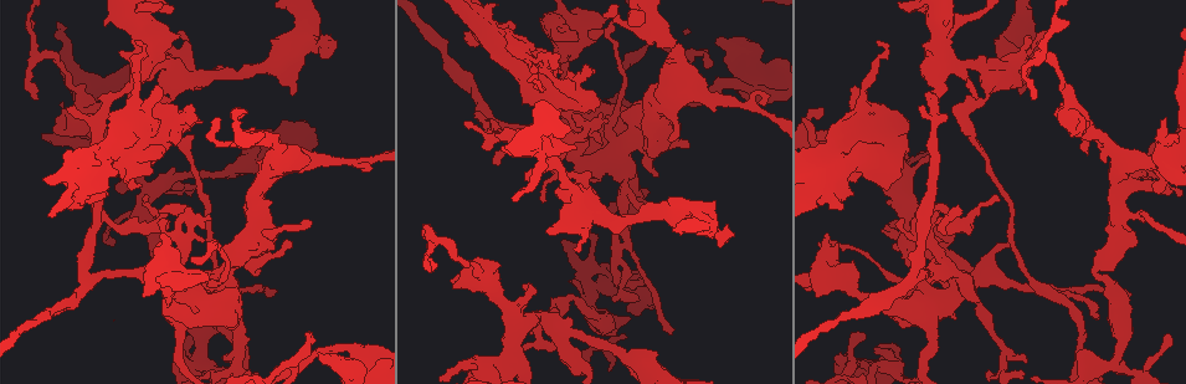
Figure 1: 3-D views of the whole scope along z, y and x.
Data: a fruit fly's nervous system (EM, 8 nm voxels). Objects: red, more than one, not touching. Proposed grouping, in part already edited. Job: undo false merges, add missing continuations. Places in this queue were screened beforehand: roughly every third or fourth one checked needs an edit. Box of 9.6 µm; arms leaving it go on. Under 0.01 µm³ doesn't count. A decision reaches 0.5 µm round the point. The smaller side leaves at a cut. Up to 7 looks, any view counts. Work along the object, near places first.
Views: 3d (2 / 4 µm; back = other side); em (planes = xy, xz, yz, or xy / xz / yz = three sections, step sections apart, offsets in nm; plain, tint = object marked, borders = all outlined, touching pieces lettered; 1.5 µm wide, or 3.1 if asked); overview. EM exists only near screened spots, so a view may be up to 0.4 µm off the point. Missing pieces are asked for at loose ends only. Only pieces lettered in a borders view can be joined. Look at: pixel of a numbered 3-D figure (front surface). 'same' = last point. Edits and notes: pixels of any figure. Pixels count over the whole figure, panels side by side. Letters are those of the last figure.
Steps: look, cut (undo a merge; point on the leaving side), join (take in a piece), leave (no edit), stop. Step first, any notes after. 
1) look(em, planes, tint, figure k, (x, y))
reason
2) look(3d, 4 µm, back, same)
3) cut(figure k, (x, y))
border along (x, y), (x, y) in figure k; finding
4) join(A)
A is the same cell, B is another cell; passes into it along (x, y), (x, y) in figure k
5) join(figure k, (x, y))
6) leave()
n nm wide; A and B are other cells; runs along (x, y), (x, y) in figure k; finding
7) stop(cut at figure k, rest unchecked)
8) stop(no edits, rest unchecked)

look(em, yz, step 4, plain, figure 1, (613, 274))

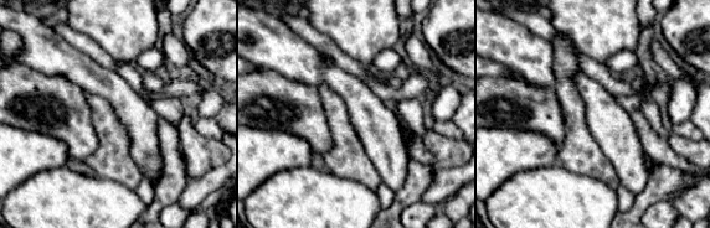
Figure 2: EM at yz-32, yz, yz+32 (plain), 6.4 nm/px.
look(em, yz, step 4, borders, same)

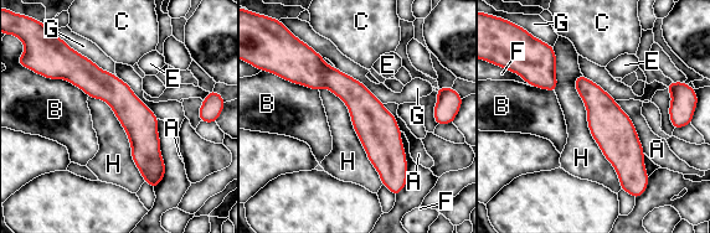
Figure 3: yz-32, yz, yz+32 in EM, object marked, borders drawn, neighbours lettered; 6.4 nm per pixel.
leave()
200 nm wide; A, B, C, E, F, G and H are other cells; runs along (289, 72), (334, 79), (402, 159) in figure 3; continuous, no second neuron

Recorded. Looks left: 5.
look(3d, 4 µm, figure 1, (630, 230))
an open end

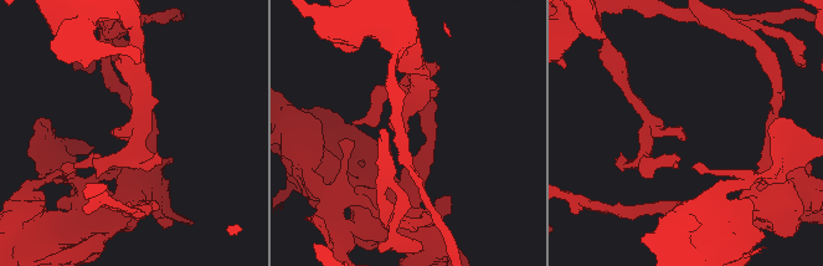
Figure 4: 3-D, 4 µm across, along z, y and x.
look(em, xz, step 8, tint, figure 4, (408, 130))

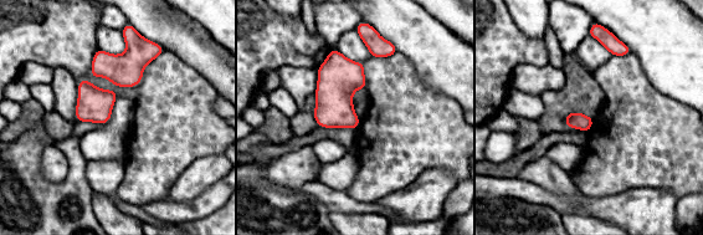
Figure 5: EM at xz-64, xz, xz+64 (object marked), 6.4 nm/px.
look(em, planes, borders, same)

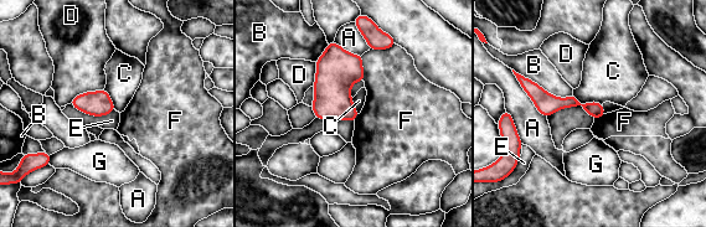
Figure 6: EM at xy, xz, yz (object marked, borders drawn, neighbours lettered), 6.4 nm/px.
leave()
A, B, C, D, E, F and G are other cells; border along (395, 44), (388, 48), (369, 51) in figure 6; none of them fits

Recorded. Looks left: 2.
look(3d, 4 µm, figure 1, (864, 335))
an open end

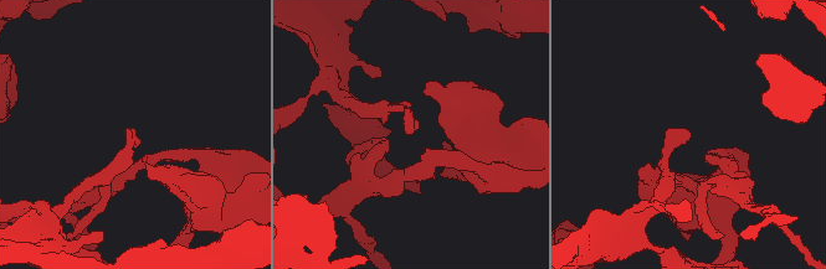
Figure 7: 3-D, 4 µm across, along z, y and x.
look(em, planes, borders, figure 7, (136, 134))

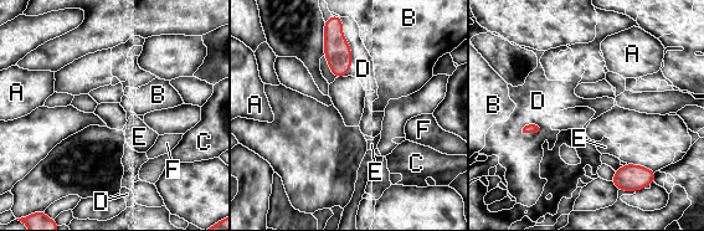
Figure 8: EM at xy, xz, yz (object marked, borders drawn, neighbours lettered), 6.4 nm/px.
leave()
A, B, C, D, E and F are other cells; border along (332, 14), (350, 49), (343, 76) in figure 8; no lettered piece goes on from it

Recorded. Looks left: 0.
stop(no edits, rest unchecked)

